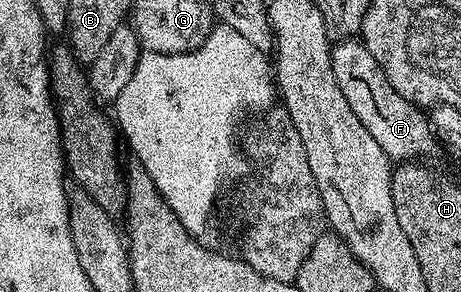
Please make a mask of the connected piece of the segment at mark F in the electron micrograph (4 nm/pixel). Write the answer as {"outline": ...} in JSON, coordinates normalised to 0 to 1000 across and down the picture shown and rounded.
{"outline":[[[746,130],[722,151],[716,192],[720,195],[720,250],[746,318],[755,360],[764,360],[764,387],[772,387],[772,401],[781,401],[781,428],[790,428],[790,442],[798,442],[798,455],[807,455],[816,497],[824,497],[824,510],[833,510],[833,524],[846,548],[907,551],[918,541],[913,531],[933,531],[941,514],[952,510],[954,490],[935,445],[935,411],[928,404],[926,384],[907,356],[889,353],[876,332],[868,332],[868,318],[859,318],[859,305],[850,298],[850,277],[842,277],[833,236],[824,236],[824,223],[816,209],[816,195],[807,195],[807,182],[798,182],[792,147],[774,130]]]}

